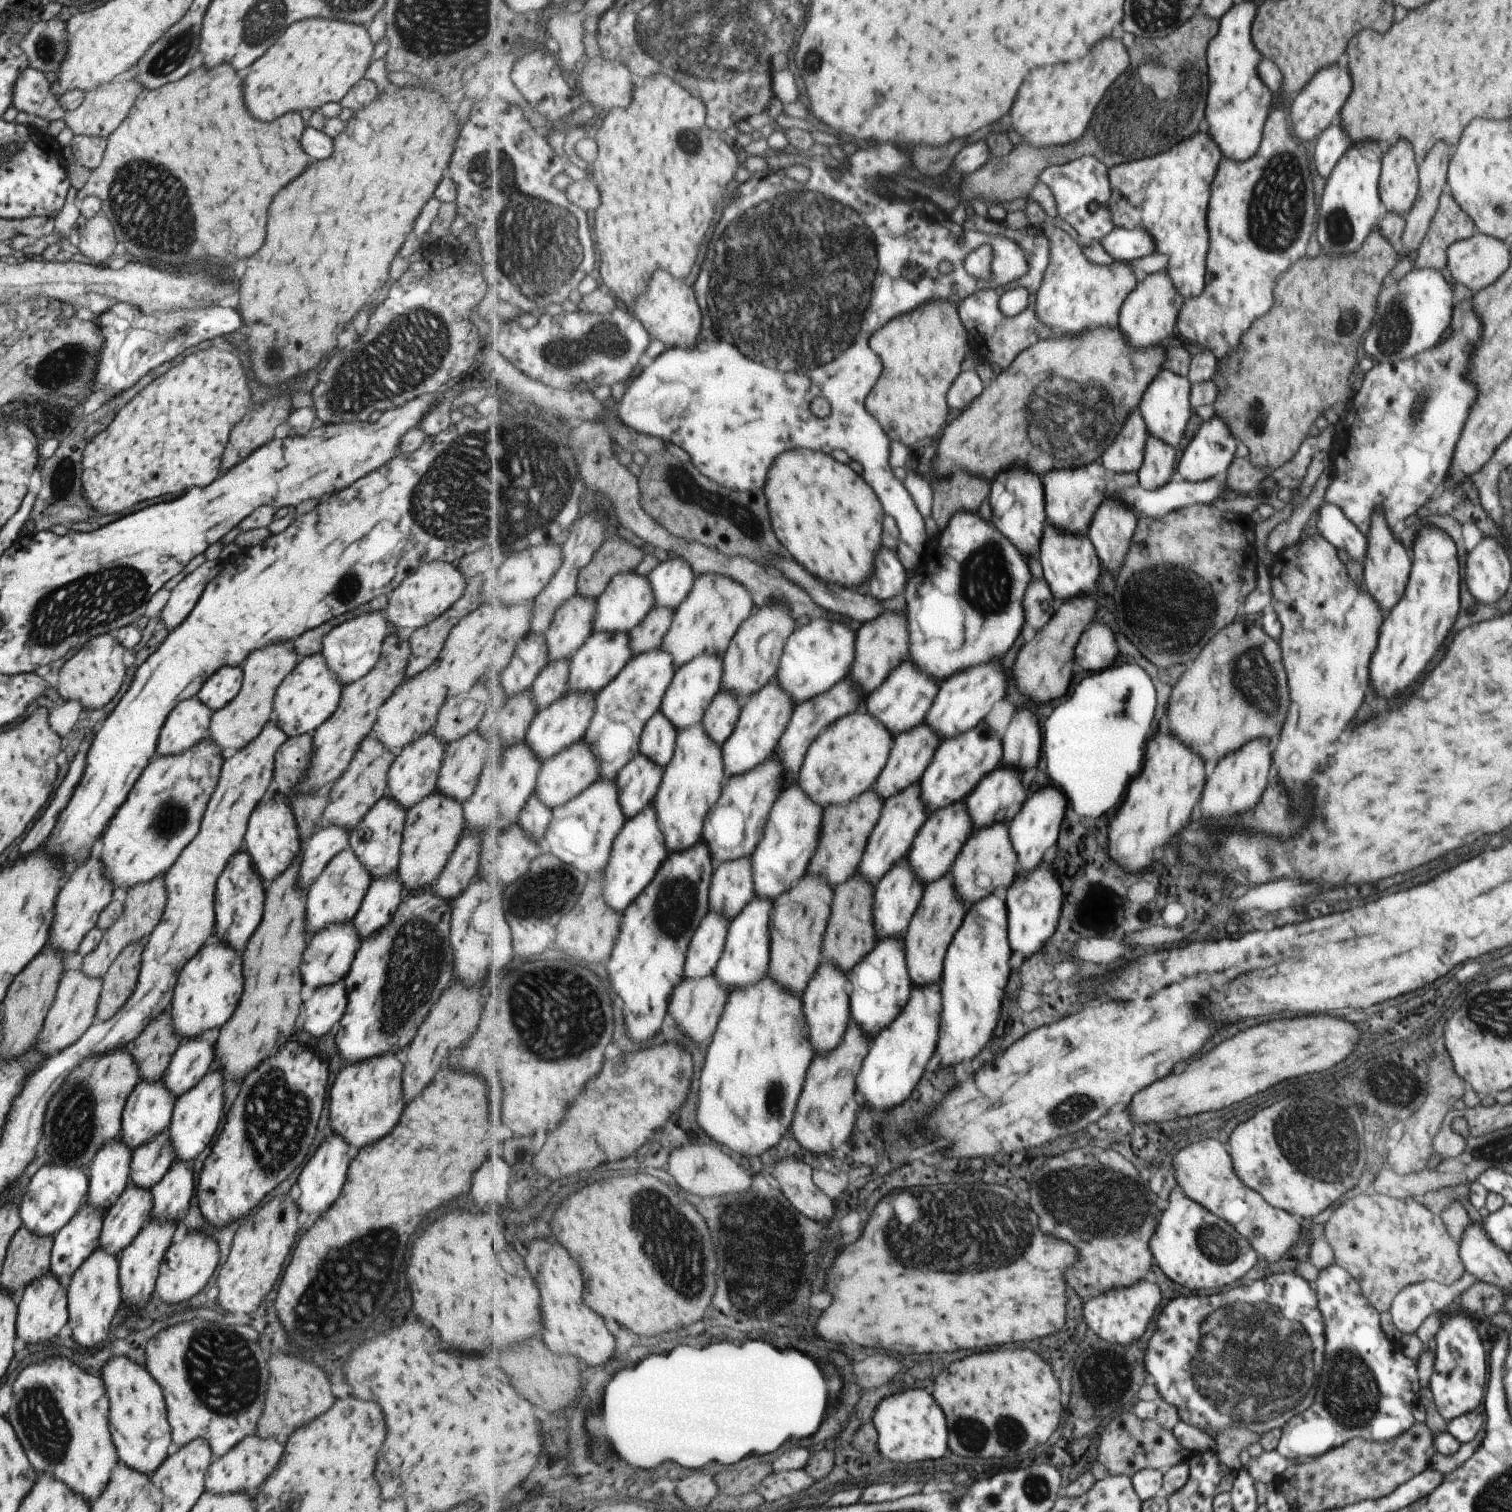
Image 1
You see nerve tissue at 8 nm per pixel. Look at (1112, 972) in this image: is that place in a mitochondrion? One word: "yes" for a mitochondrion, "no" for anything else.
no

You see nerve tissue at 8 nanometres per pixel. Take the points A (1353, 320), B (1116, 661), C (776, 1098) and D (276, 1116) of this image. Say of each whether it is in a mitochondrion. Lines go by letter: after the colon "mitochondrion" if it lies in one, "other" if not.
A: mitochondrion
B: other
C: mitochondrion
D: mitochondrion

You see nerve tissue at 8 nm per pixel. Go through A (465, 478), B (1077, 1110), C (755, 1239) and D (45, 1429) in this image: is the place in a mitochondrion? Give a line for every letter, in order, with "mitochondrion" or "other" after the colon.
A: mitochondrion
B: mitochondrion
C: other
D: mitochondrion

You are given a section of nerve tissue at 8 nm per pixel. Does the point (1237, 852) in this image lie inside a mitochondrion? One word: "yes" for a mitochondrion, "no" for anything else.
yes

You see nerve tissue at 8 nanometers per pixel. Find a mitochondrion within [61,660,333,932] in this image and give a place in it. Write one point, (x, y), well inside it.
(170, 817)

